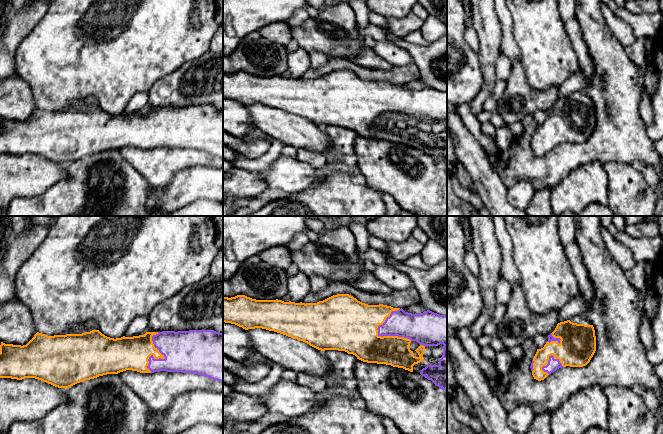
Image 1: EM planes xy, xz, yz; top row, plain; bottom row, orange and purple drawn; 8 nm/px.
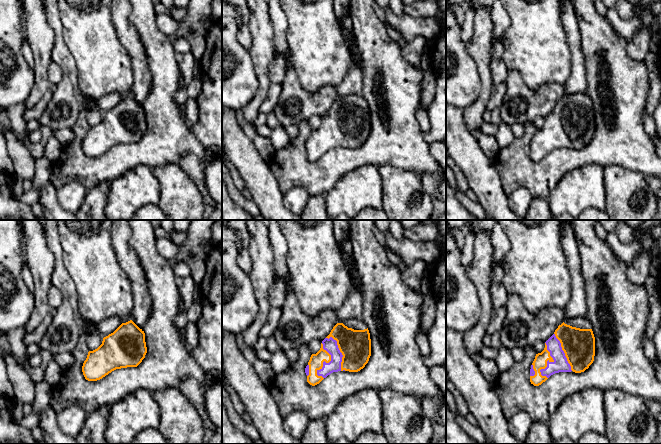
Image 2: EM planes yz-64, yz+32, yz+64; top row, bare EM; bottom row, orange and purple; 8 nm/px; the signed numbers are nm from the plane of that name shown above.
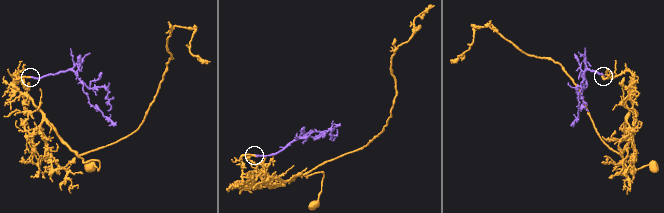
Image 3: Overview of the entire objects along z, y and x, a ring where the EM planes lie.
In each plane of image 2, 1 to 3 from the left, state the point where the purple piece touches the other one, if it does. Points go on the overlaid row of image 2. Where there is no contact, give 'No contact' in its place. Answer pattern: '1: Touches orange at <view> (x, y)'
1: No contact
2: Touches orange at yz+32 (326, 362)
3: Touches orange at yz+64 (549, 361)

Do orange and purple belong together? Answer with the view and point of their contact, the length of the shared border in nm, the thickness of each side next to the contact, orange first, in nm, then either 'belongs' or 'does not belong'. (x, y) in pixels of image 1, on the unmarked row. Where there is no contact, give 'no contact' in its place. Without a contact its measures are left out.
xz (392, 112) | 300 nm | 280/240 nm | belongs

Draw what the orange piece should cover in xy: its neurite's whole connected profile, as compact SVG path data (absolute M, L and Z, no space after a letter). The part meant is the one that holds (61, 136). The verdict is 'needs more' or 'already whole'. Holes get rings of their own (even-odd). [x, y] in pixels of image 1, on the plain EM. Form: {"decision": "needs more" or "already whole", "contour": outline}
{"decision": "needs more", "contour": "M99 106L54 112L37 108L26 121L3 118L0 121L0 154L35 154L67 165L85 156L126 146L194 149L223 158L223 109L214 106L162 107L114 115Z"}

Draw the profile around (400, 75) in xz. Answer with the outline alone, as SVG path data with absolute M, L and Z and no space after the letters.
M328 57L328 61L318 68L310 68L302 79L317 79L333 71L349 70L358 77L368 81L387 81L393 84L405 84L421 79L419 68L415 63L405 66L393 66L385 70L357 65L350 60Z

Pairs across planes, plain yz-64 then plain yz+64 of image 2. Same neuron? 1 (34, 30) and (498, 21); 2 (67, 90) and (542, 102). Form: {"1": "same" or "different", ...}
{"1": "different", "2": "same"}

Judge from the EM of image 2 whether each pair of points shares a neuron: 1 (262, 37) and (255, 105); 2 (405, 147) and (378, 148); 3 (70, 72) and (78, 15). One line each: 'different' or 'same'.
1: same
2: same
3: different

